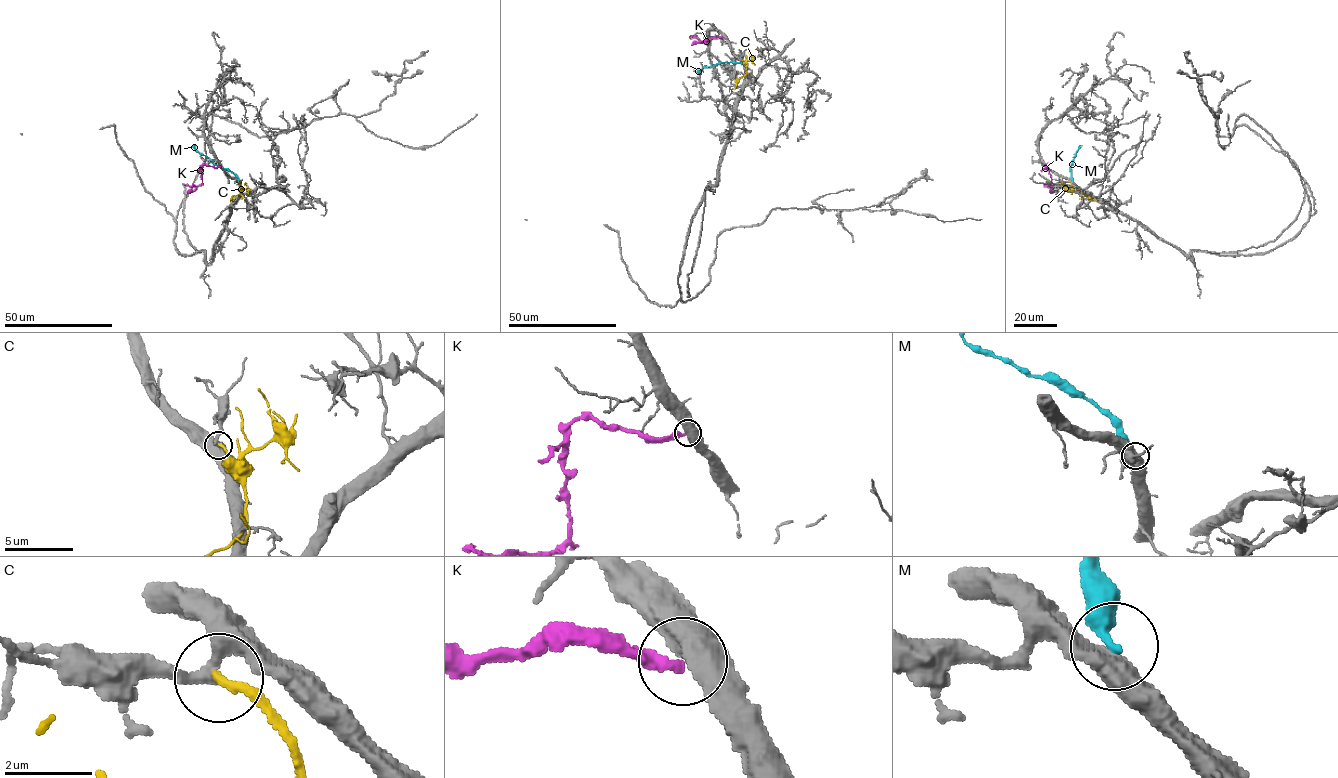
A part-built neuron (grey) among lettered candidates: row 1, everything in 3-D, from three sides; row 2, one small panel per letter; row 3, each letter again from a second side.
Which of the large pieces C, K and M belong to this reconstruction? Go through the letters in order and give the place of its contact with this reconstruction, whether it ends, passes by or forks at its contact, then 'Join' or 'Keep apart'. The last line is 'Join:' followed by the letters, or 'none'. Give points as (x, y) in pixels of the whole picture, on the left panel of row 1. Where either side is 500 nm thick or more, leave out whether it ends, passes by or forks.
C: Touches grey at (238, 182). It ends there. Keep apart
K: Touches grey at (220, 166). Keep apart
M: Touches grey at (239, 181). Keep apart
Join: none

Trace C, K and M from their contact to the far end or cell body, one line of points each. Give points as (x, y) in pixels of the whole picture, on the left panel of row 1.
C: (238, 182), (242, 192), (230, 202)
K: (220, 166), (203, 164), (202, 183), (185, 185)
M: (239, 181), (193, 146)

